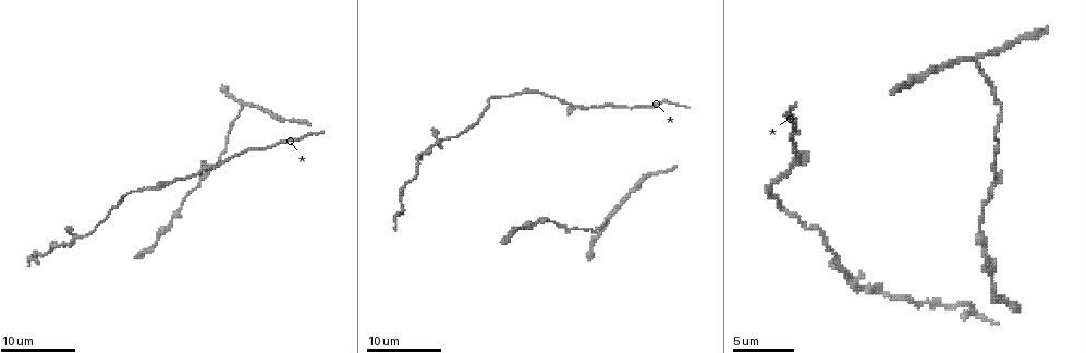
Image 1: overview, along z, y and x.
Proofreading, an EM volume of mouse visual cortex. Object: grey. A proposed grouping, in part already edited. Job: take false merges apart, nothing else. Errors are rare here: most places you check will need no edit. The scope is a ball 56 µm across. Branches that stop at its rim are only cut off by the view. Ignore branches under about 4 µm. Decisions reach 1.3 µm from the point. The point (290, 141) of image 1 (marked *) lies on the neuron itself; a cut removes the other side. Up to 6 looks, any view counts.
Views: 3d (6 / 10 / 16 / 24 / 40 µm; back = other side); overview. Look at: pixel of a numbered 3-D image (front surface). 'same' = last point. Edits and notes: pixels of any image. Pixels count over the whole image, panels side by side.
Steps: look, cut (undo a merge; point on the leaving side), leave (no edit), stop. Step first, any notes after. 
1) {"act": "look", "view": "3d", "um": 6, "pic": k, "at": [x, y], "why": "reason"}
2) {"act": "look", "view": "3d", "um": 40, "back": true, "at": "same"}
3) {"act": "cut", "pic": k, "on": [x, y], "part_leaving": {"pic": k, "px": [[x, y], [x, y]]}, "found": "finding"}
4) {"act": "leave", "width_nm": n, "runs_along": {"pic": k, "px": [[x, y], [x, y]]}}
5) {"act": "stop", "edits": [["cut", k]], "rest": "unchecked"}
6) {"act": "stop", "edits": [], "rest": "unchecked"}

{"act": "look", "view": "3d", "um": 10, "pic": 1, "at": [789, 166], "why": "a narrow waist"}

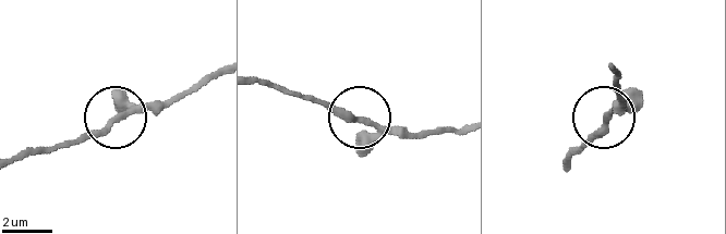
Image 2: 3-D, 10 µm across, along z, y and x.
{"act": "leave", "arms": 3, "runs_along": {"pic": 2, "px": [[458, 132], [383, 132], [316, 97]]}, "found": "all the same neuron"}

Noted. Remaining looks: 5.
{"act": "look", "view": "3d", "um": 16, "pic": 1, "at": [849, 276]}

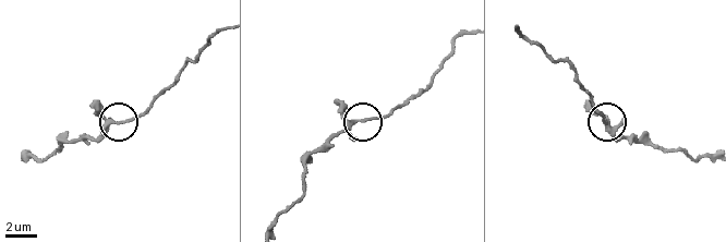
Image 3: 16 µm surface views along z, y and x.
{"act": "leave", "width_nm": 170, "runs_along": {"pic": 3, "px": [[516, 26], [552, 58], [570, 65], [579, 85], [620, 138]]}, "found": "one neuron here"}

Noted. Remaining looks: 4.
{"act": "look", "view": "3d", "um": 10, "pic": 1, "at": [575, 227], "why": "calibre changes"}

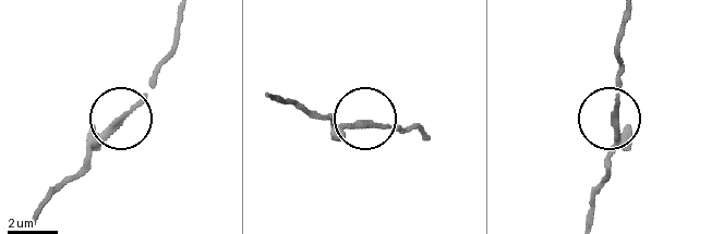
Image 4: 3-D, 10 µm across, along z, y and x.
{"act": "leave", "runs_along": {"pic": 4, "px": [[628, 16], [616, 54], [622, 79], [610, 176]]}, "found": "one neuron here"}

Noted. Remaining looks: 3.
{"act": "stop", "edits": [], "rest": "unchecked"}

